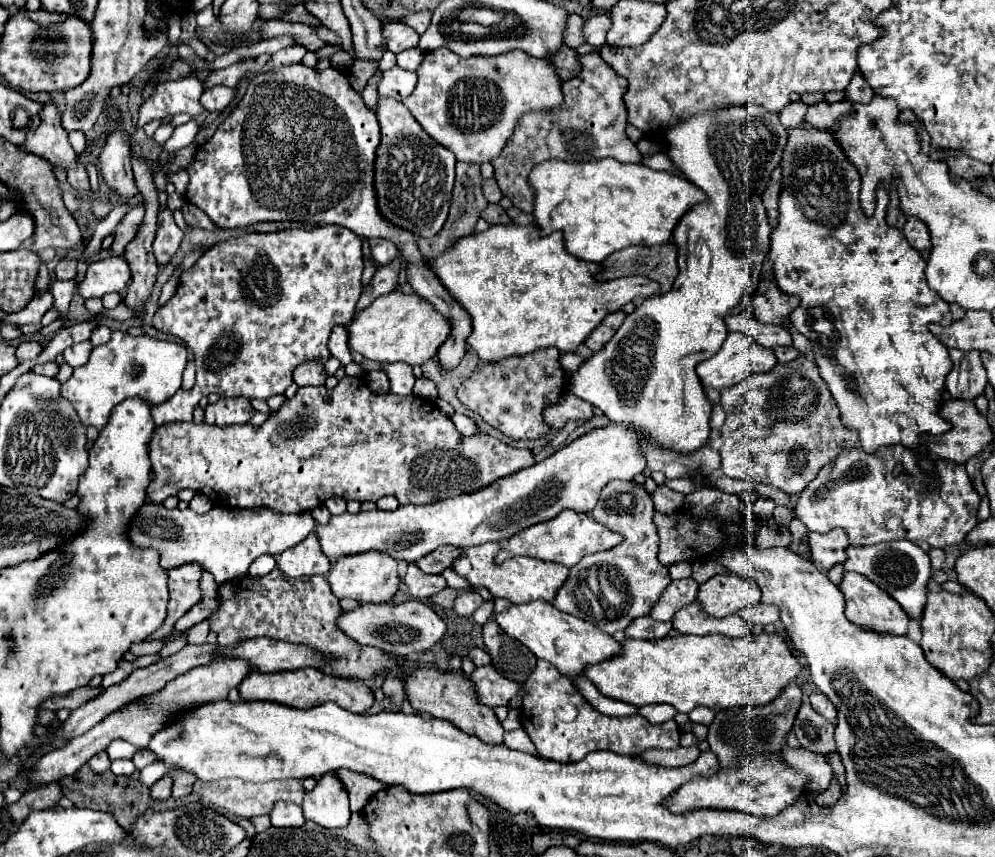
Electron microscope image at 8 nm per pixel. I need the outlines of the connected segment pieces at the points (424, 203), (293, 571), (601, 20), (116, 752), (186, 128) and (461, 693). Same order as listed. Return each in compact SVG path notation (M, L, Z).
M378 96L376 118L380 122L380 150L374 160L374 192L378 212L390 224L420 238L432 238L448 218L454 186L456 156L436 144L416 122L412 112L398 100Z
M312 534L304 542L284 550L276 556L278 568L288 578L302 578L302 576L314 576L322 574L326 576L330 570L330 560L324 556L318 538Z
M604 14L592 16L592 18L588 18L588 20L584 22L584 26L582 26L582 36L584 36L584 40L586 40L590 46L602 48L602 46L606 44L606 34L608 34L610 26L612 26L612 22L610 22L608 16L604 16Z
M114 740L106 752L110 756L110 760L118 760L118 758L132 758L140 748L132 746L132 744L122 744L122 740Z
M188 120L186 124L182 124L182 126L178 126L176 130L174 130L174 134L172 134L172 138L162 146L166 152L170 150L170 152L176 152L176 150L180 150L180 148L184 148L184 146L190 146L192 144L192 140L194 140L194 132L192 132L192 122L194 124L198 124L196 120Z
M428 664L426 668L416 670L412 676L404 680L404 690L410 706L416 712L426 712L434 718L448 720L462 732L468 732L486 744L504 744L502 724L498 722L494 710L476 702L472 684L468 684L468 680L464 680L460 672L440 672Z

